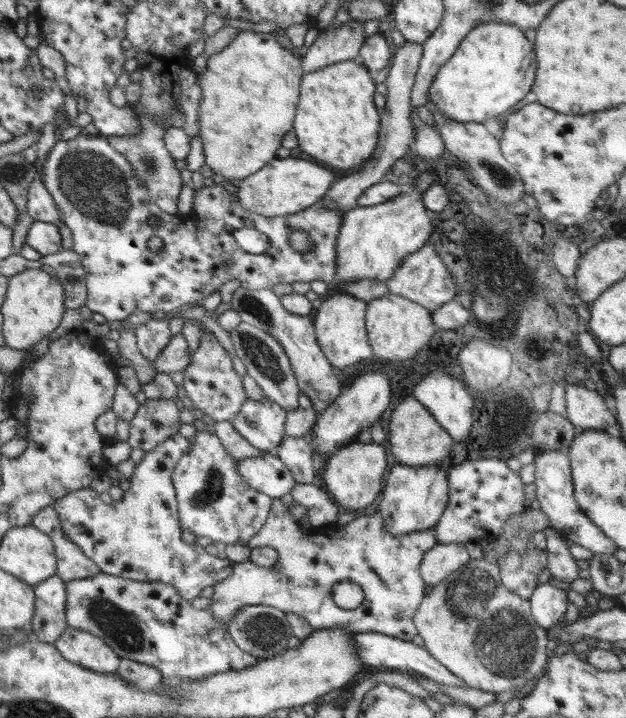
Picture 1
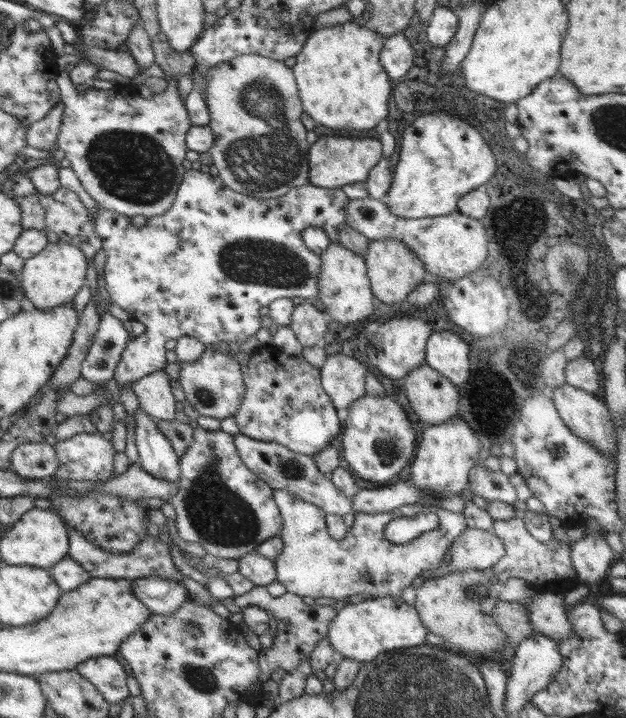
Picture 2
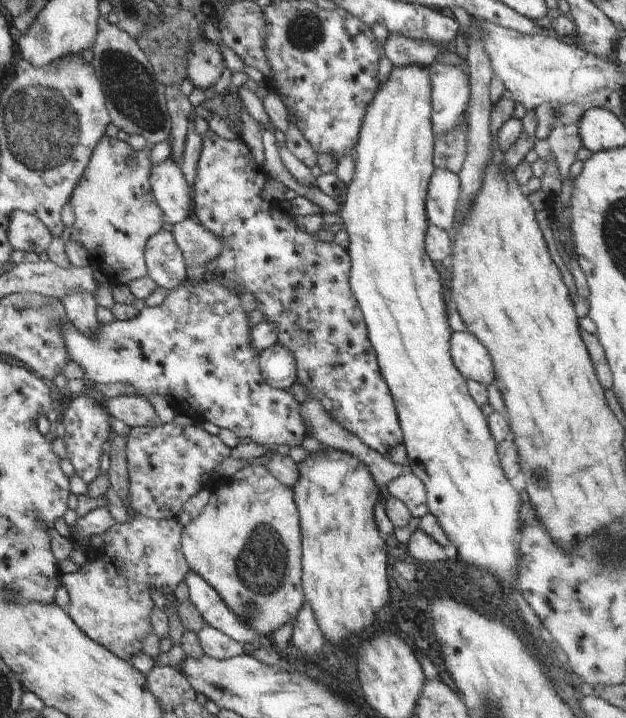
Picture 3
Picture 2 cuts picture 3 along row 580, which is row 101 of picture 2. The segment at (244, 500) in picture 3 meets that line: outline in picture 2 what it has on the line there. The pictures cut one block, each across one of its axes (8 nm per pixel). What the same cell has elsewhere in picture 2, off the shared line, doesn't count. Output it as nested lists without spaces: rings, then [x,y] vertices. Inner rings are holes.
[[[244,54],[220,63],[208,73],[204,85],[204,100],[210,114],[208,126],[214,134],[214,144],[209,150],[212,162],[218,169],[222,183],[240,194],[254,198],[278,198],[290,189],[308,184],[308,151],[306,128],[300,122],[304,114],[296,78],[284,62],[266,59],[266,56]]]

